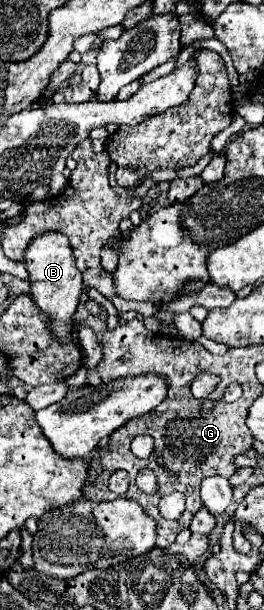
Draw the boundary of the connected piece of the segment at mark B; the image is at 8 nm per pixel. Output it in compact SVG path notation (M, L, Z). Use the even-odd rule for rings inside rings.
M45 233L37 237L25 251L25 267L29 271L29 283L33 301L37 307L51 317L51 329L61 341L69 341L73 331L73 315L79 303L83 279L81 271L75 267L75 257L69 247L69 239L61 233Z

